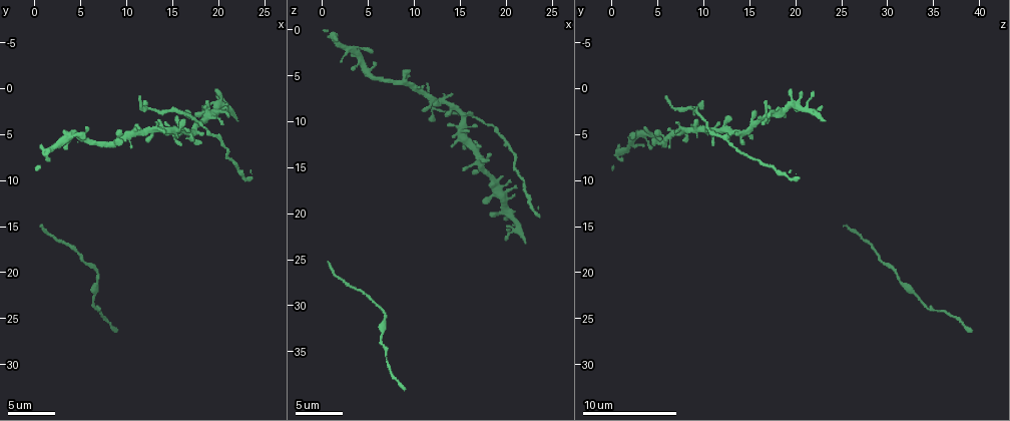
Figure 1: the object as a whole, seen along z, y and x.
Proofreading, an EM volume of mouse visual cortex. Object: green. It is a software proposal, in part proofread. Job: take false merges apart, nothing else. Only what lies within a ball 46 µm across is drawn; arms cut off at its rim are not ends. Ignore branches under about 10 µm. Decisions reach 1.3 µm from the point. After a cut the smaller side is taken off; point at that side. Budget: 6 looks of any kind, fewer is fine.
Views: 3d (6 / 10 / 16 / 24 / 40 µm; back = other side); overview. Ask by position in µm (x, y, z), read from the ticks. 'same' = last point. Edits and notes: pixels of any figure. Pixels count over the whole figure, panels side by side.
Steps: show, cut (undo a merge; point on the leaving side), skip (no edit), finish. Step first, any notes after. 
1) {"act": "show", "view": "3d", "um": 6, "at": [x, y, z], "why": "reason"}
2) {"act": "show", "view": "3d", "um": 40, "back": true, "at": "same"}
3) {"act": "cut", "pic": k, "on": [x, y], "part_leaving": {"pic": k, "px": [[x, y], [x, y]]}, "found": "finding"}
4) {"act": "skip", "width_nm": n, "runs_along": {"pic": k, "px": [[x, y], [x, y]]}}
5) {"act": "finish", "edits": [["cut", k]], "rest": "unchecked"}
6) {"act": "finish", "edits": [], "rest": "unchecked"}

{"act": "show", "view": "3d", "um": 16, "at": [6.6, 20.8, 31.2], "why": "calibre changes"}

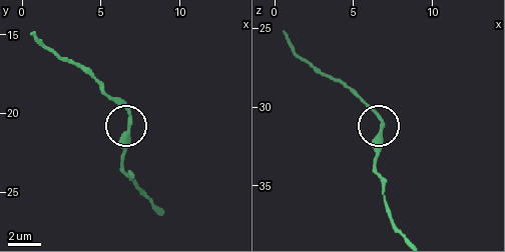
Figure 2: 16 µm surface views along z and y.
{"act": "skip", "found": "one cell here"}

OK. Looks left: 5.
{"act": "show", "view": "3d", "um": 10, "at": [2.2, 16.2, 27.2], "why": "thin neck"}

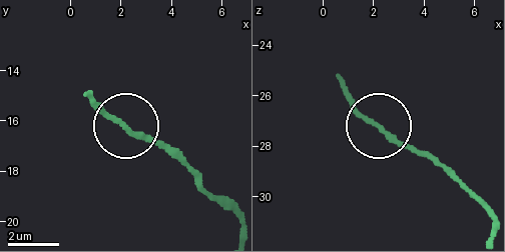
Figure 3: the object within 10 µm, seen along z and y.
{"act": "show", "view": "3d", "um": 6, "at": [2.0, 16.2, 27.1]}

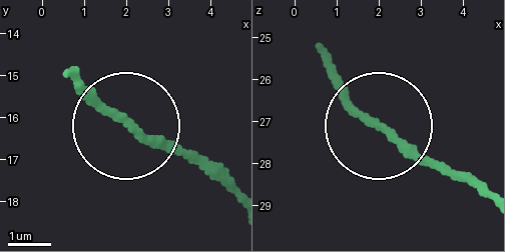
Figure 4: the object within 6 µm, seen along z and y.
{"act": "skip", "found": "one cell here"}

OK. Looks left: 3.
{"act": "show", "view": "3d", "um": 6, "at": [15.6, 5.2, 15.0]}

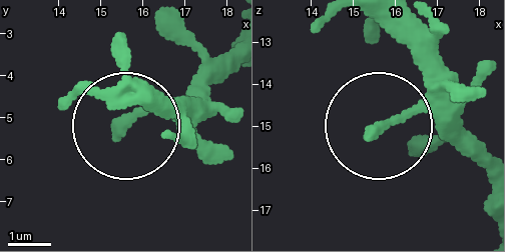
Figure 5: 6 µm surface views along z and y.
{"act": "skip", "width_nm": 250, "runs_along": {"pic": 5, "px": [[367, 132], [406, 114], [445, 74]]}, "found": "continuous, no second cell"}

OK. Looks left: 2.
{"act": "finish", "edits": [], "rest": "unchecked"}

